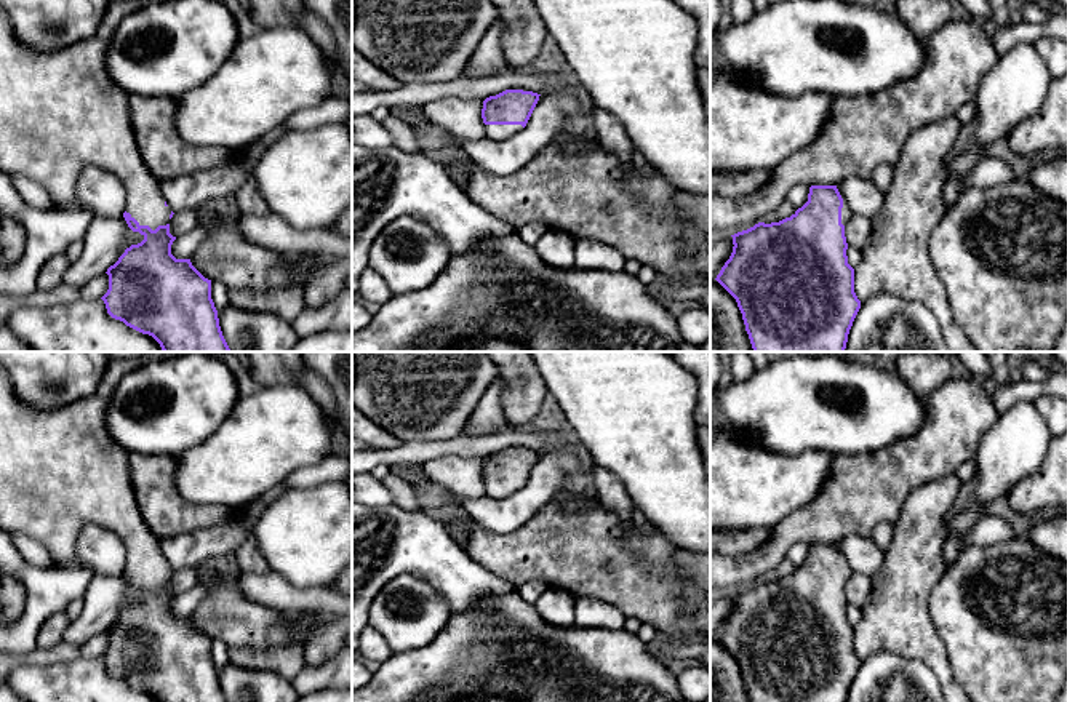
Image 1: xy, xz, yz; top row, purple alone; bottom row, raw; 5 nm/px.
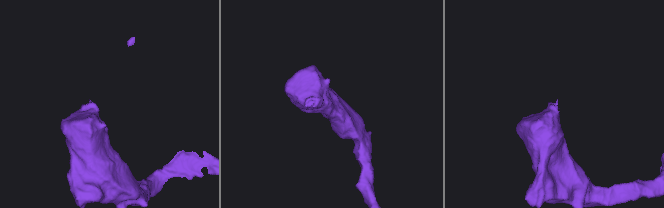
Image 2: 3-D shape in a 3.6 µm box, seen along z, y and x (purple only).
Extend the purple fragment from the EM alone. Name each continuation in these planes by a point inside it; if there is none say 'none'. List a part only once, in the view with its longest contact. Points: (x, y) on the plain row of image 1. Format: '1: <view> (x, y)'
1: xy (59, 469)

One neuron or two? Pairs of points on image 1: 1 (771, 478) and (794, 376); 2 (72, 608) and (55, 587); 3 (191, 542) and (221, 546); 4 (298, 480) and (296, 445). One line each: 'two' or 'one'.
1: two
2: two
3: one
4: two

